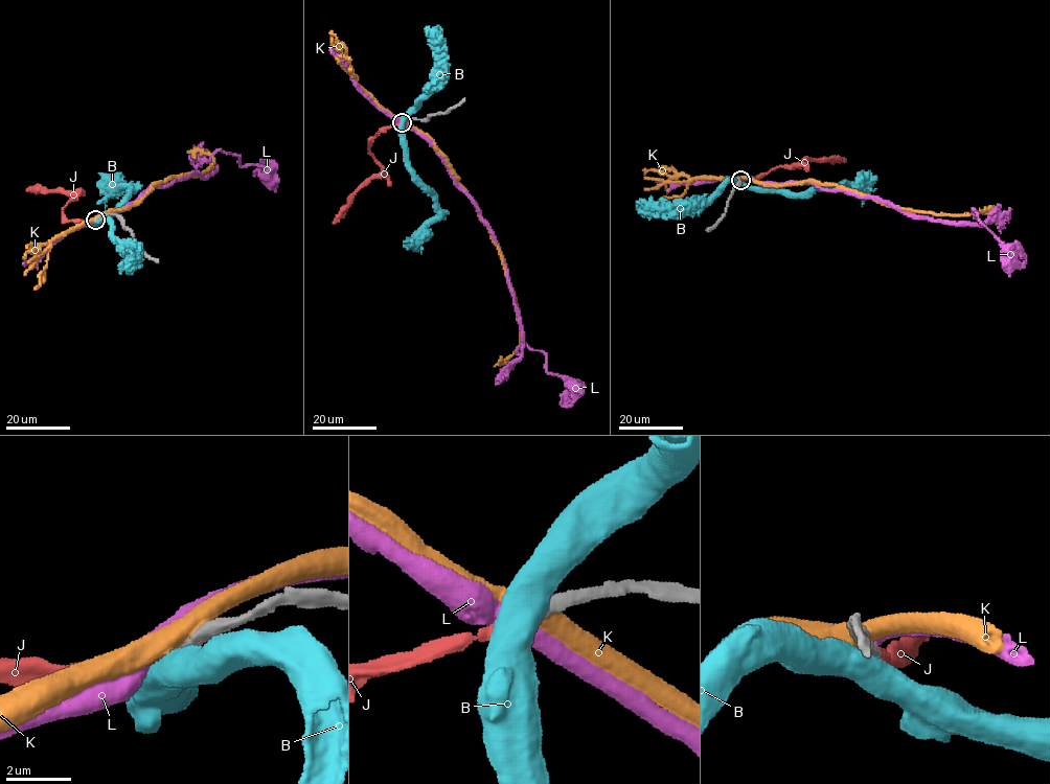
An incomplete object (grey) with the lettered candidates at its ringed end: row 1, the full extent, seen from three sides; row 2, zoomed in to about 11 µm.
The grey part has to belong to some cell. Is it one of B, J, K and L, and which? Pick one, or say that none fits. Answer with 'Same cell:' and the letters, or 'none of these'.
Same cell: J

